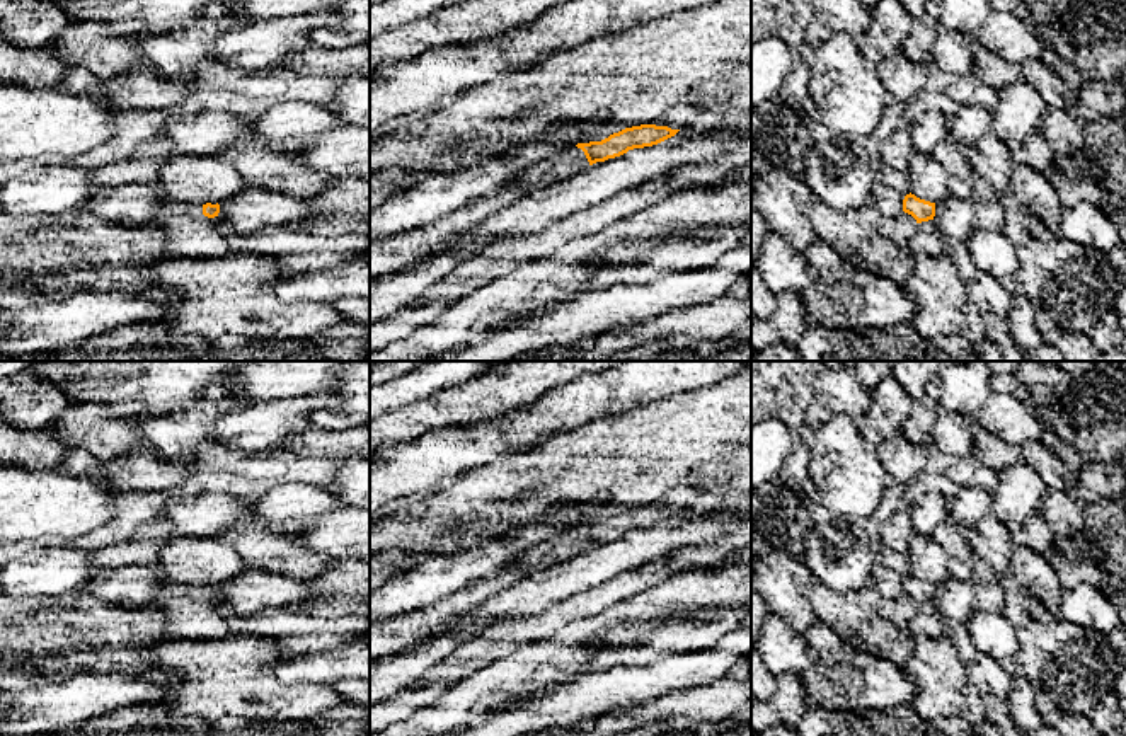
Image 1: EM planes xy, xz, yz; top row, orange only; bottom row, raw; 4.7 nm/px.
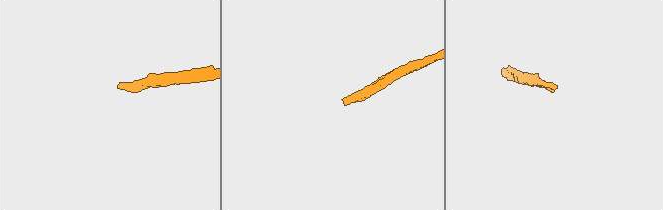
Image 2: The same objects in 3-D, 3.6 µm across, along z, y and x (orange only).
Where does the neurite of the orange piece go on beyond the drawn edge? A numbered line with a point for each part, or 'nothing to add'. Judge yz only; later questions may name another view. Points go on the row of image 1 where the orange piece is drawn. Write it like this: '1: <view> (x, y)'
1: yz (925, 241)

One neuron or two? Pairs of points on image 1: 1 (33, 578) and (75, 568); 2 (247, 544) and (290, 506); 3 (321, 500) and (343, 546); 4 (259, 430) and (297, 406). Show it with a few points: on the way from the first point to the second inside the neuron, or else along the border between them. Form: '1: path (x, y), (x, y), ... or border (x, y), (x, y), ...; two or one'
1: path (43, 571), (65, 569); one
2: border (256, 518), (271, 530), (297, 534); two
3: border (338, 508), (322, 513), (298, 534); two
4: path (268, 423), (288, 413); one

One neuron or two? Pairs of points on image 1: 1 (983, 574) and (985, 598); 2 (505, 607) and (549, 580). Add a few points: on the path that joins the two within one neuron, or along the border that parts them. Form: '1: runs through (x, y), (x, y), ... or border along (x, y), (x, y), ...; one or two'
1: runs through (983, 580), (985, 593); one
2: runs through (515, 602), (539, 590); one

